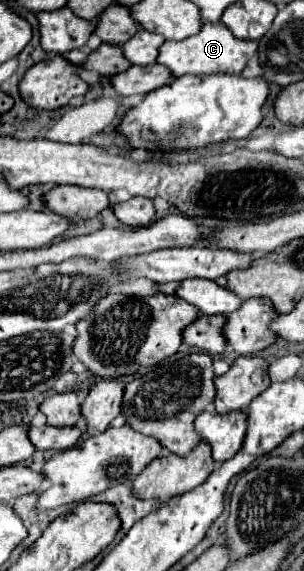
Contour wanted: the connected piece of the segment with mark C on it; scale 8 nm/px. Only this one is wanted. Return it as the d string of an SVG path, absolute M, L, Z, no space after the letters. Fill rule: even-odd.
M203 22L199 34L189 36L179 42L163 42L159 48L157 64L163 64L171 70L171 76L195 74L195 76L209 76L209 74L241 74L247 60L257 52L257 40L239 40L235 38L223 24Z

